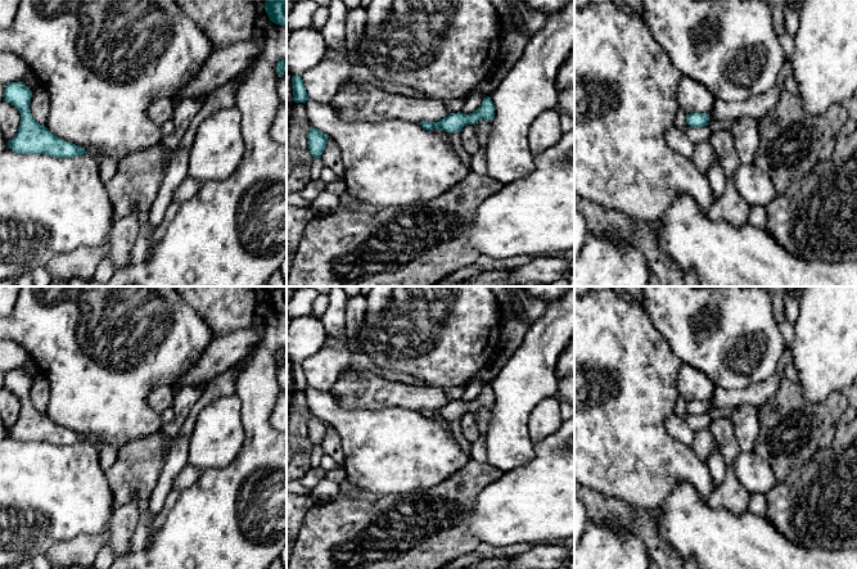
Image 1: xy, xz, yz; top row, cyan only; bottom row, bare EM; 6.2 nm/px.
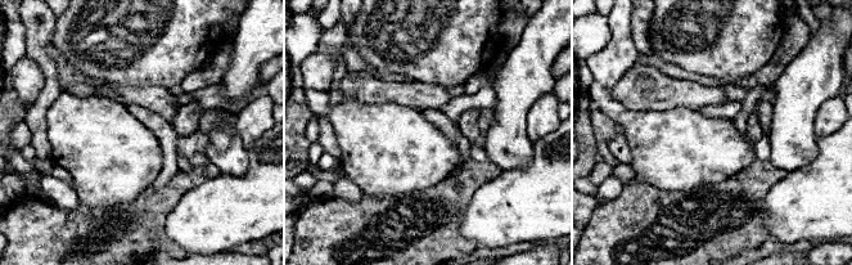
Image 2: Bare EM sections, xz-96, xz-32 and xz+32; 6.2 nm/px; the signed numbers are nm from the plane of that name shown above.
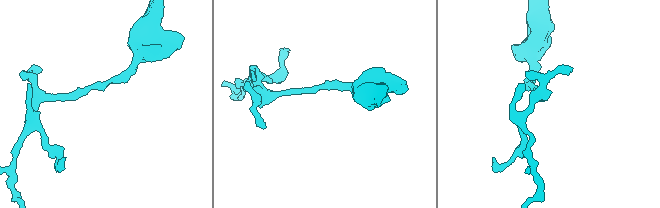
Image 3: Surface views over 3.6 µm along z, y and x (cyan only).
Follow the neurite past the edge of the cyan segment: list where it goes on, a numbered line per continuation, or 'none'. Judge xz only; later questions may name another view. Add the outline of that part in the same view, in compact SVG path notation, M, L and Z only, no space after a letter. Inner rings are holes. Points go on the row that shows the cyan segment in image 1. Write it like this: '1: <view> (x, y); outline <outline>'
none

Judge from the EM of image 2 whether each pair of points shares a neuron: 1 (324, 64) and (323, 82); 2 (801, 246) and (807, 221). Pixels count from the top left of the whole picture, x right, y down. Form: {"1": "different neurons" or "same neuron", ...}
{"1": "same neuron", "2": "different neurons"}

